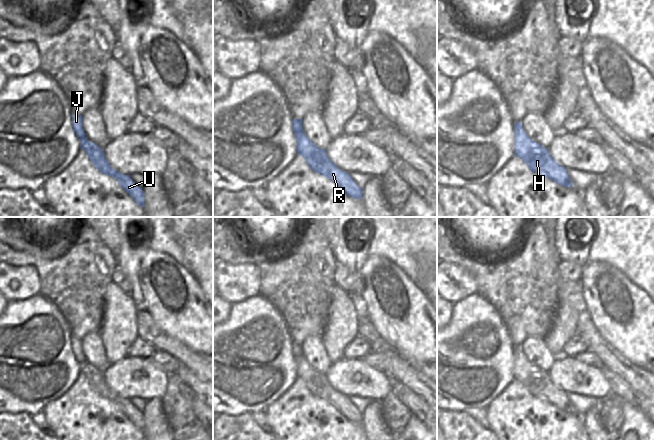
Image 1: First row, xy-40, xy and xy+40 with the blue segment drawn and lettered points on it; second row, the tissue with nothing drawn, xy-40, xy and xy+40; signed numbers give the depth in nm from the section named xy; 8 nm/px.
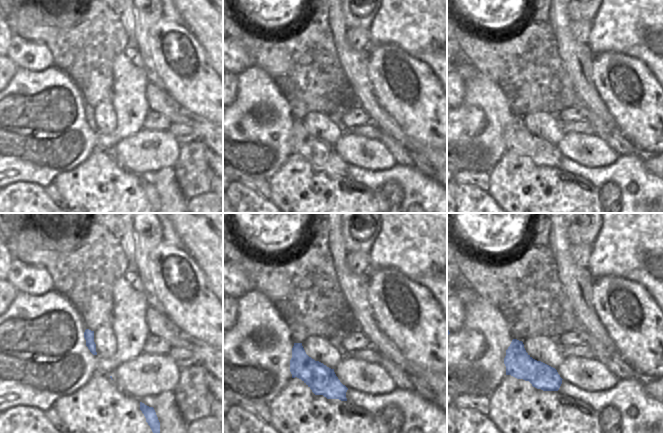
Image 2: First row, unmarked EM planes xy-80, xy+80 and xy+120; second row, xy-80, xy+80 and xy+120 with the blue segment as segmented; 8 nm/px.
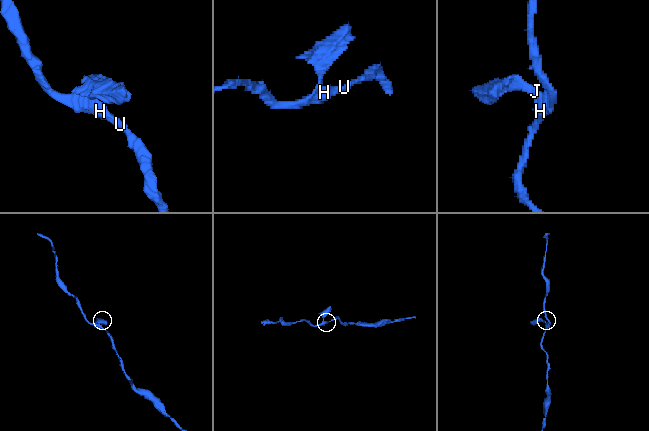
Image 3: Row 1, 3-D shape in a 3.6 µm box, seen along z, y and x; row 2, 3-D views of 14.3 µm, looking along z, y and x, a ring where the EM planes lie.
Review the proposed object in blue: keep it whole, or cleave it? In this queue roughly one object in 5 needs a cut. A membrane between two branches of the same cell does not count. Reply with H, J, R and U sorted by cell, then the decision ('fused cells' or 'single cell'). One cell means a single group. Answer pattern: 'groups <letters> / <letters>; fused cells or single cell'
groups H R U / J; fused cells

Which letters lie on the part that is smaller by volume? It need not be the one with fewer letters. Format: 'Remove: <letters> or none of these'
Remove: J

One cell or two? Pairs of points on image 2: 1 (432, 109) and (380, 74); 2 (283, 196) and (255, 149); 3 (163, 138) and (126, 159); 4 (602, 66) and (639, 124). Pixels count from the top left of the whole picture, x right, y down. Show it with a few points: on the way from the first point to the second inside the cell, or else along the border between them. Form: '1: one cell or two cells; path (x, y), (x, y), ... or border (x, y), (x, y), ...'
1: one cell; path (419, 105), (395, 82), (392, 82)
2: two cells; border (287, 158), (267, 180)
3: one cell; path (154, 140), (144, 141), (135, 150)
4: one cell; path (599, 80), (600, 84), (626, 110)

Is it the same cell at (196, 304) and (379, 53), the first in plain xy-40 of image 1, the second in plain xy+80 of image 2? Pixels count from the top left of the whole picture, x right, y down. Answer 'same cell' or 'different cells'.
same cell

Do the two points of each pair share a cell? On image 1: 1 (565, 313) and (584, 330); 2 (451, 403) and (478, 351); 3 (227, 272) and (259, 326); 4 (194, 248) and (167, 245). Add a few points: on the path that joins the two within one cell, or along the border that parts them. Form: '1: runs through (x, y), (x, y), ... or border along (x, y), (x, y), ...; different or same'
1: border along (565, 304), (577, 320), (578, 334); different
2: runs through (451, 390), (472, 368), (472, 364); same
3: border along (259, 294), (249, 296), (231, 305); different
4: border along (169, 227), (190, 266); different

